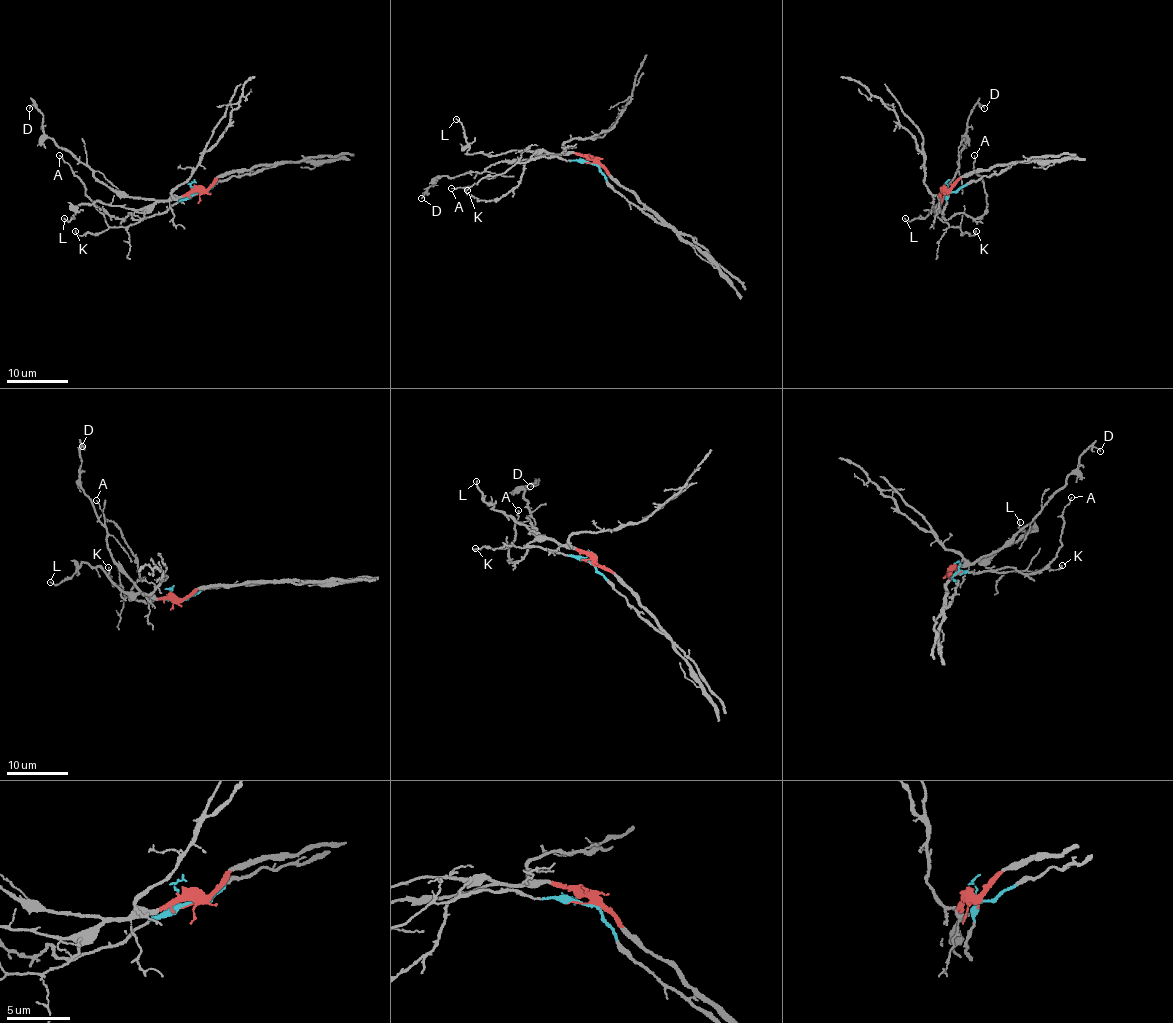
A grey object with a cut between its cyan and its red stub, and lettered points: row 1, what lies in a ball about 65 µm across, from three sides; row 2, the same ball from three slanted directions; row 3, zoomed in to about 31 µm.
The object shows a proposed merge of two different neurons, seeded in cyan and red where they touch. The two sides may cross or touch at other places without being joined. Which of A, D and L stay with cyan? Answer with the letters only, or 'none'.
A

